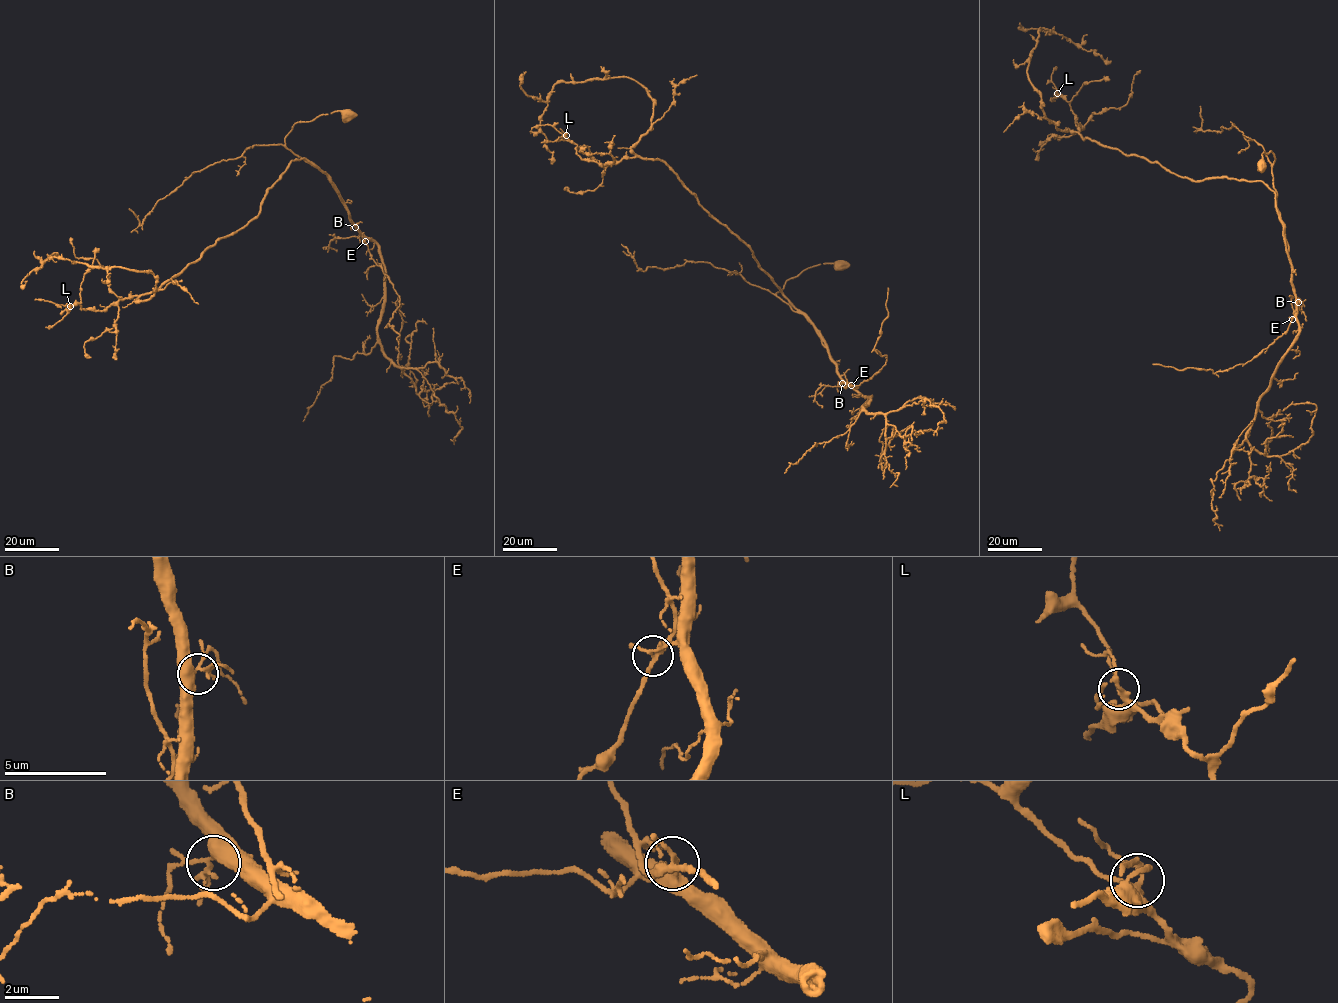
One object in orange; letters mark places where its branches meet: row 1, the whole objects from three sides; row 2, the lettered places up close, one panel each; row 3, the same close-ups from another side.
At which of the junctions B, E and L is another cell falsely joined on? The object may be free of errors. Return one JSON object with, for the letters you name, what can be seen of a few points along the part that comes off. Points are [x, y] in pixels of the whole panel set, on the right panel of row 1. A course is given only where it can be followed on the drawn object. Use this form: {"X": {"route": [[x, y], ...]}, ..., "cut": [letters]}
{"E": {"route": [[1291, 319], [1283, 333], [1255, 357], [1226, 370], [1214, 373], [1211, 370], [1182, 370], [1153, 364]]}, "cut": ["E"]}

